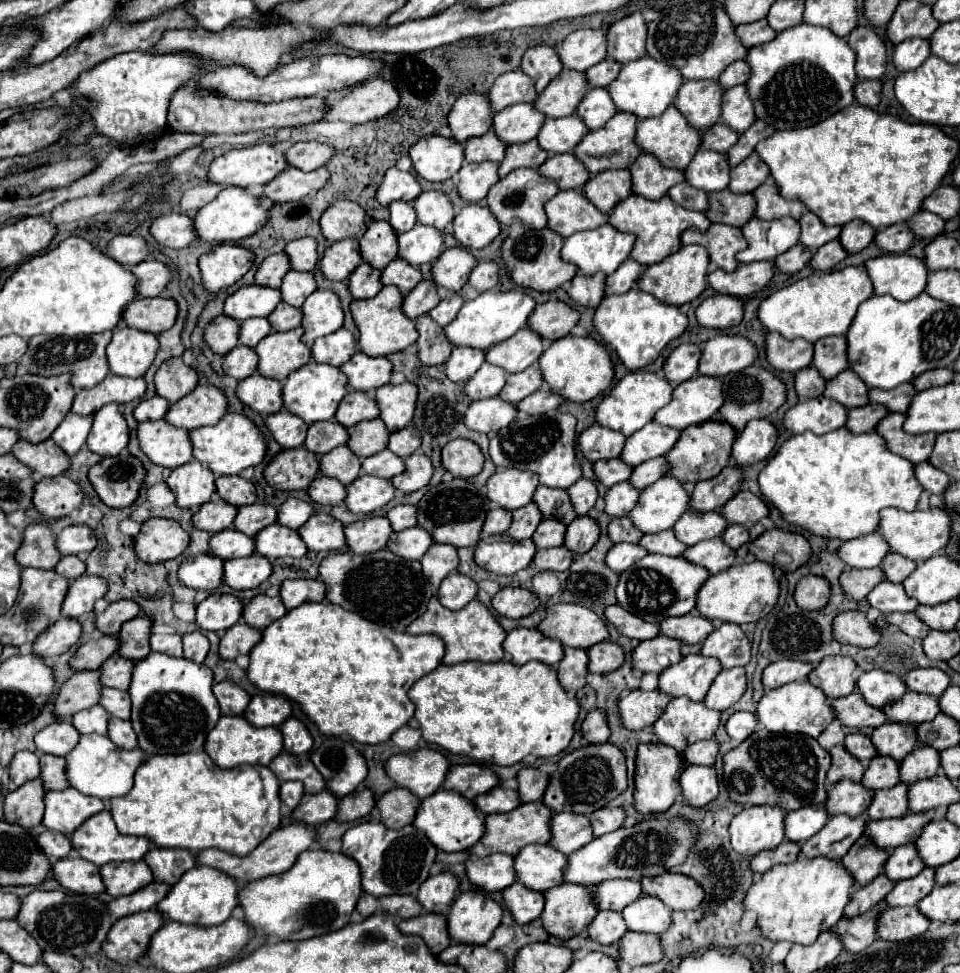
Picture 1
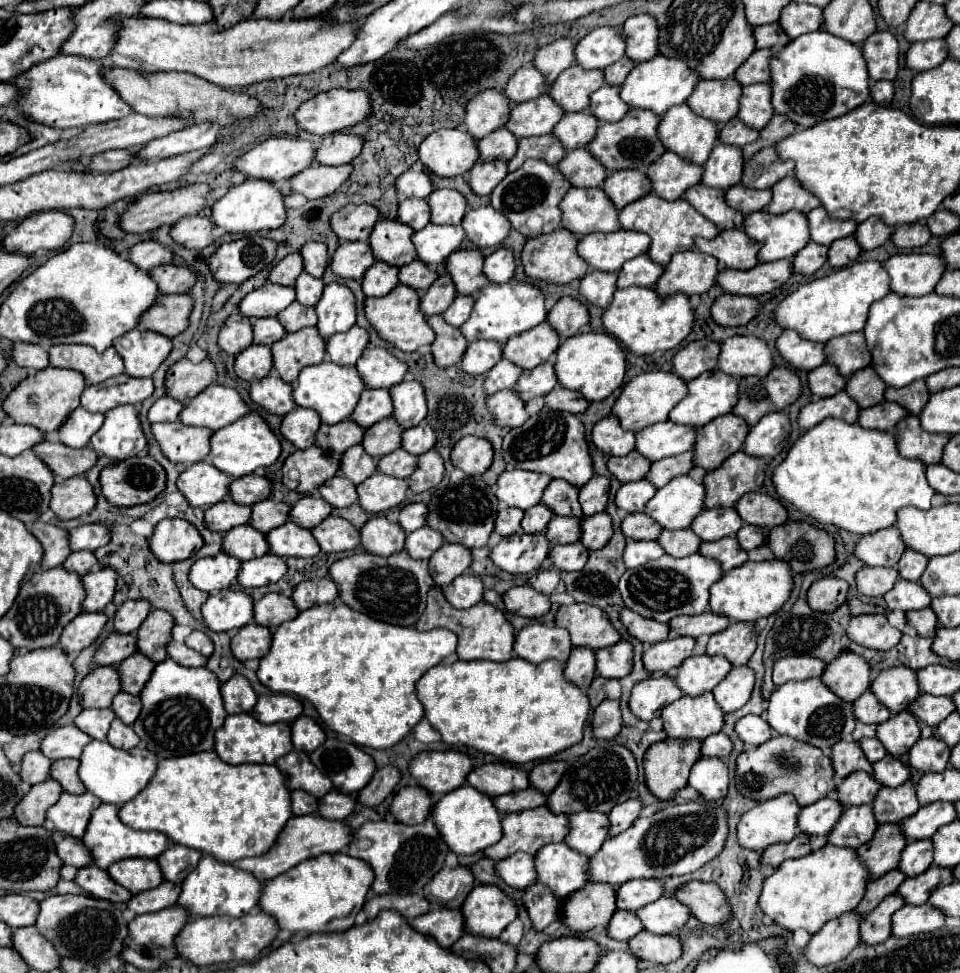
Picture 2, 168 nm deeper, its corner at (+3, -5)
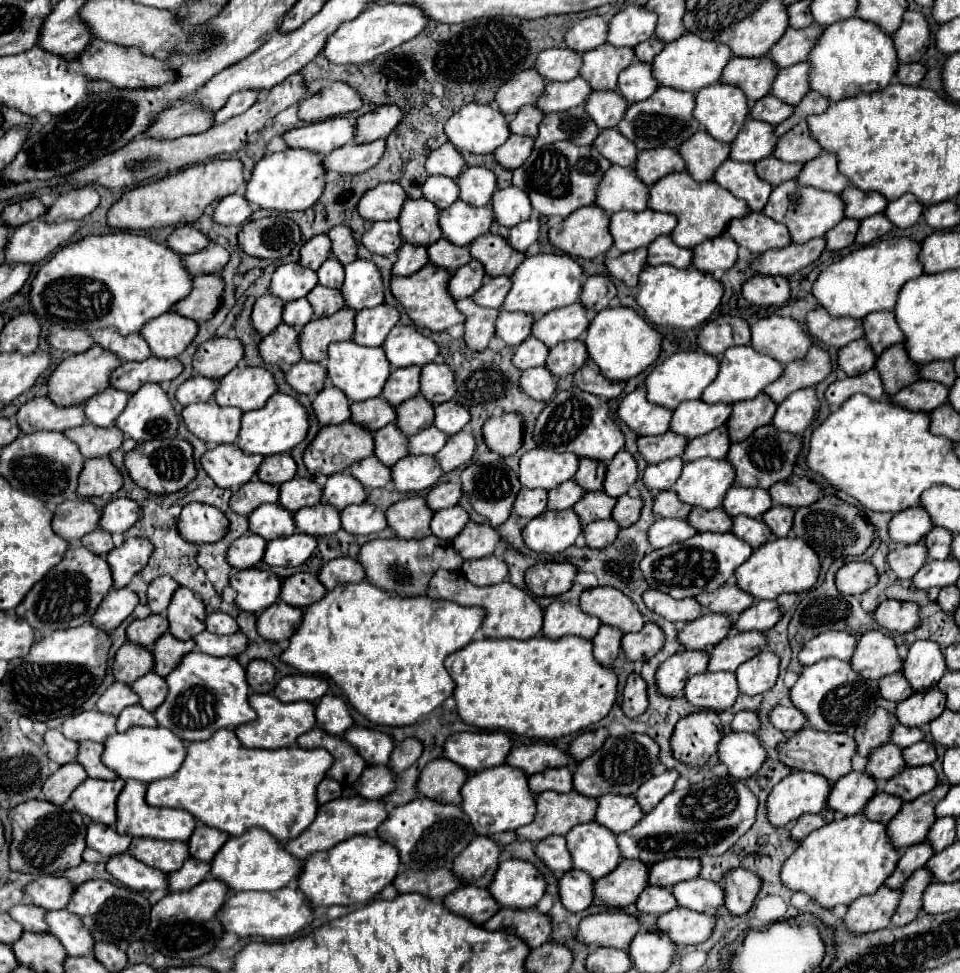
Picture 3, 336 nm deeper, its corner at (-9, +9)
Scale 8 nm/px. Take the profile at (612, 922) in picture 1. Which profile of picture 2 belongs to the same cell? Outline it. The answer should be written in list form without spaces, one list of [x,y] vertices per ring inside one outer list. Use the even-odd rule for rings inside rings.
[[[617,910],[607,924],[607,934],[613,940],[629,940],[641,930],[643,930],[643,924],[637,920],[633,912],[627,912],[627,910]]]

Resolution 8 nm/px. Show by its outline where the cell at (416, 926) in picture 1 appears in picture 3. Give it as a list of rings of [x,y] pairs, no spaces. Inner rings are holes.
[[[463,884],[445,896],[443,904],[451,912],[469,918],[473,924],[485,924],[485,920],[489,920],[489,916],[495,916],[501,908],[487,888],[477,888],[473,884]]]

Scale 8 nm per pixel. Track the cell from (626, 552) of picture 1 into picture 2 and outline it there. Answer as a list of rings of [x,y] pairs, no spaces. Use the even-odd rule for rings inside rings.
[[[629,540],[627,546],[625,546],[625,552],[623,552],[623,562],[627,568],[637,568],[645,562],[651,562],[651,560],[657,560],[659,556],[663,556],[663,548],[657,544],[657,542],[635,542],[635,540]]]

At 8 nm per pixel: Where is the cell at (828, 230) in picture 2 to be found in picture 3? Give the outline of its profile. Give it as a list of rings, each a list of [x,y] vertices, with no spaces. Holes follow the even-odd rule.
[[[847,186],[841,196],[845,202],[845,216],[855,220],[863,220],[877,212],[883,212],[889,204],[885,196],[881,196],[881,192],[861,192],[853,186]]]

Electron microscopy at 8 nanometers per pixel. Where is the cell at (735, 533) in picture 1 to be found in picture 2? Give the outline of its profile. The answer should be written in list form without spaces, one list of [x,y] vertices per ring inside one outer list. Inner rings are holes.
[[[743,524],[743,528],[737,532],[737,540],[739,540],[739,546],[743,550],[753,550],[757,546],[763,544],[763,534],[761,534],[761,528],[757,526],[749,526],[749,524]]]

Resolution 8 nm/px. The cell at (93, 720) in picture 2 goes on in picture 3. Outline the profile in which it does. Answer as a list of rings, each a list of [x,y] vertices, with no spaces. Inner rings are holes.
[[[115,682],[115,684],[109,686],[109,688],[105,690],[105,694],[99,698],[97,710],[105,712],[105,714],[117,716],[123,708],[133,706],[133,704],[139,704],[139,696],[131,690],[131,686],[129,686],[129,684]]]

